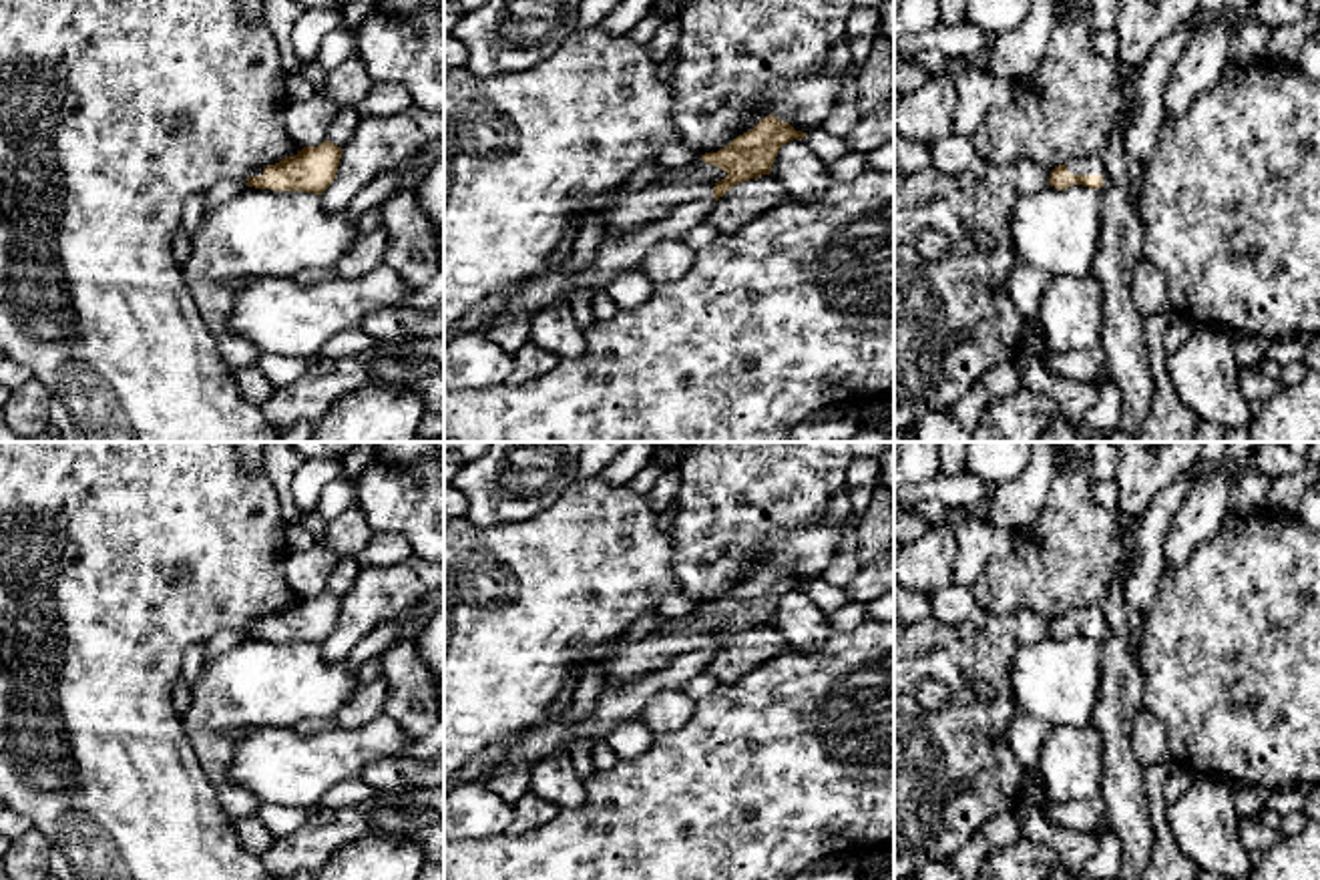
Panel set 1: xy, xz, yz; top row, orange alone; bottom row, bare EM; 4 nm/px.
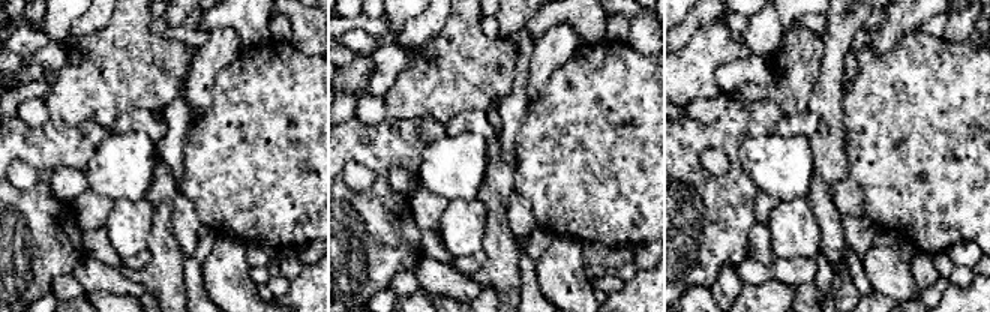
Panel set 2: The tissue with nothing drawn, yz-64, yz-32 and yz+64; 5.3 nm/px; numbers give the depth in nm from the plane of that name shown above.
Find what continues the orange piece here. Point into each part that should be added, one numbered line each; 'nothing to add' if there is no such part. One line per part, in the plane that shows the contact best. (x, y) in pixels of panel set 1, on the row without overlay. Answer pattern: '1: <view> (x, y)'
1: yz (1087, 615)

